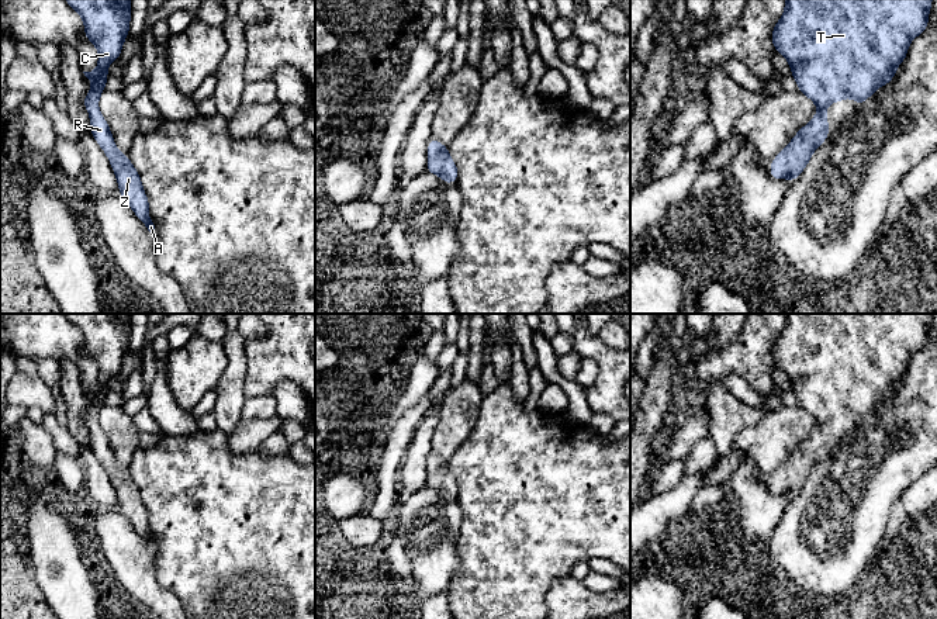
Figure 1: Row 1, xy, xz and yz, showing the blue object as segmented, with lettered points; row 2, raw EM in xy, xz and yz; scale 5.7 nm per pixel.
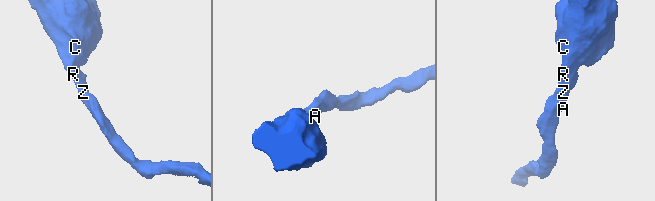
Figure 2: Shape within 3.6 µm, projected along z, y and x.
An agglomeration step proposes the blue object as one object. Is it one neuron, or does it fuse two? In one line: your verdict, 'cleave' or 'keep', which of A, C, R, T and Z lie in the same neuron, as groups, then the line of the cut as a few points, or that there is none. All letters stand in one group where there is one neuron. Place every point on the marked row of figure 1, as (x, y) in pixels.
keep; A C R T Z; no cut

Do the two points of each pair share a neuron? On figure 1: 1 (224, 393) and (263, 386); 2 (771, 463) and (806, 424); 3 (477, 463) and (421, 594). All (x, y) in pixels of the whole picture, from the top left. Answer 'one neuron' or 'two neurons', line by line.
1: two neurons
2: one neuron
3: two neurons

